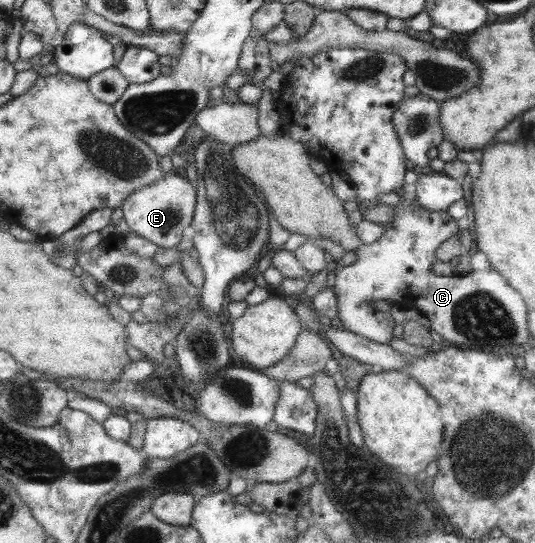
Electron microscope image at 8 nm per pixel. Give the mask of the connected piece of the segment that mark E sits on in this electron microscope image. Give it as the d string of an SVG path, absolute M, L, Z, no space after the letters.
M175 170L168 172L157 183L132 193L123 201L120 209L129 231L159 248L173 249L179 244L181 232L192 222L195 204L196 193L193 184L189 183L181 172Z

